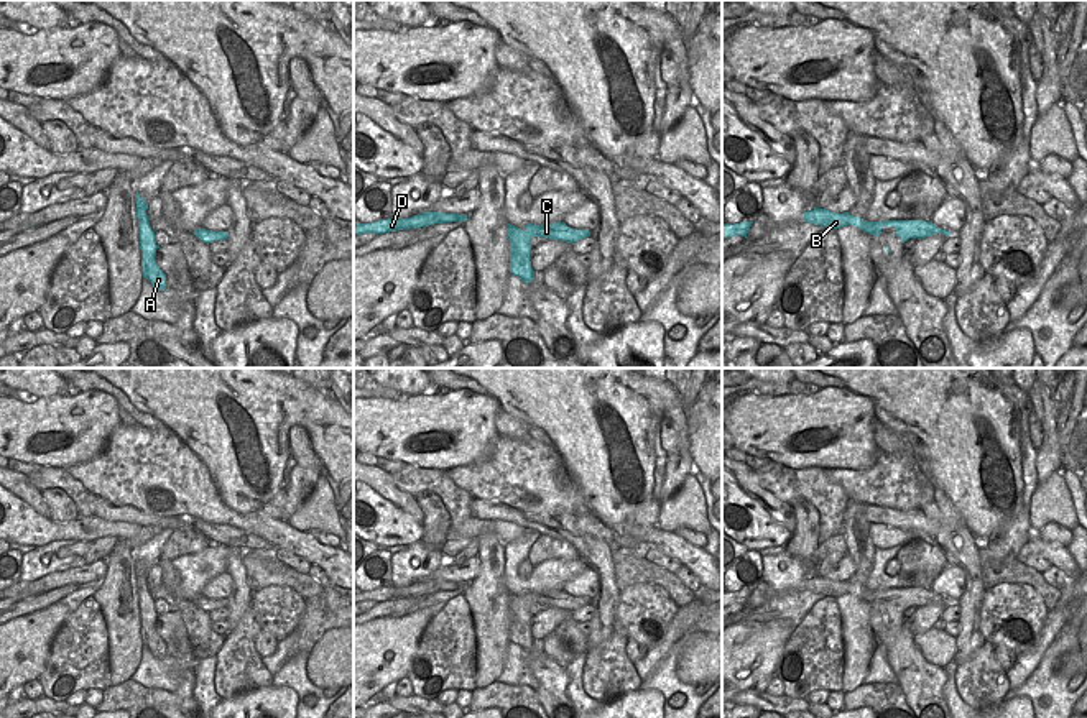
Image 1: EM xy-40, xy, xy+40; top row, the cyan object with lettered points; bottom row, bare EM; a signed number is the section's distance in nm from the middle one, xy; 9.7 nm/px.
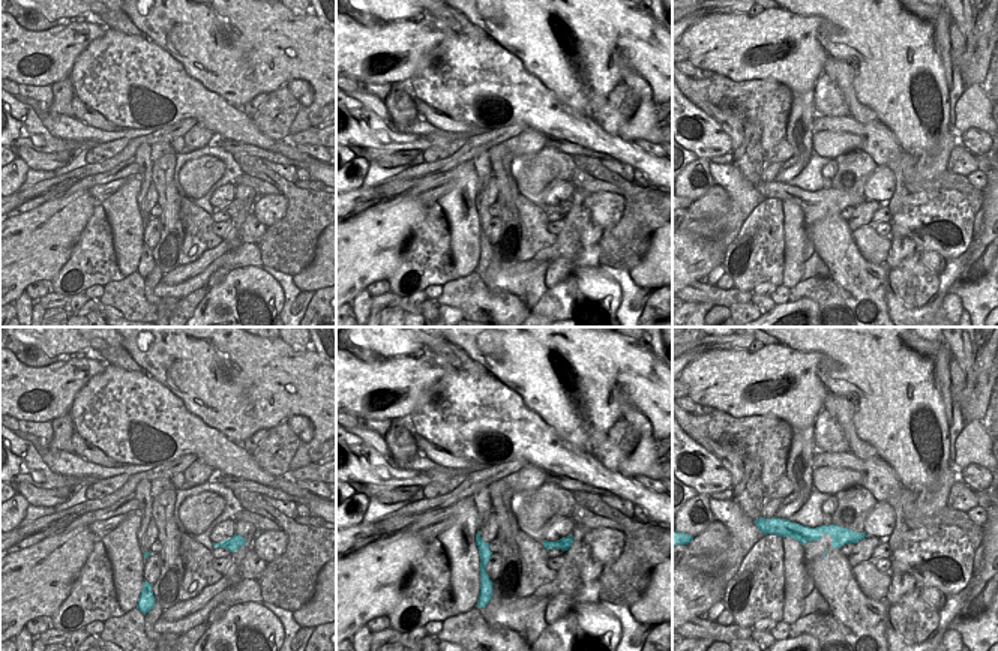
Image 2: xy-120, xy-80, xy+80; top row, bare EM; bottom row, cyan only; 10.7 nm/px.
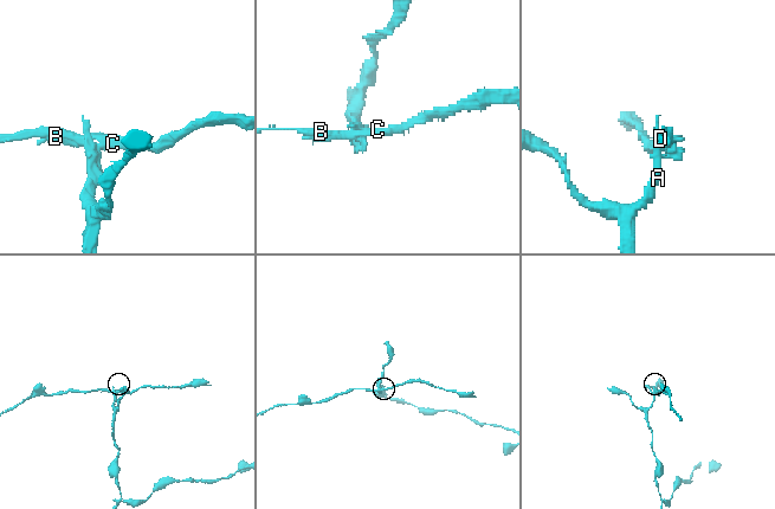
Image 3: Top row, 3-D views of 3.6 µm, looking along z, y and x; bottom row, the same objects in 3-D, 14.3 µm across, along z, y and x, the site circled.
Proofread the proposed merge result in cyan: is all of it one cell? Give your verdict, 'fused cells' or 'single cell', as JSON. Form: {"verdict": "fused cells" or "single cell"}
{"verdict": "fused cells"}

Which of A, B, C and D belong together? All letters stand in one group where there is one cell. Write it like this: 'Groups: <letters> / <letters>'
Groups: A / B C D

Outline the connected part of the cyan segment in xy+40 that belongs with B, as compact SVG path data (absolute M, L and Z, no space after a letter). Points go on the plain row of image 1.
M814 575L803 582L803 590L809 590L814 593L822 593L824 596L840 596L845 593L852 593L862 596L868 603L880 605L883 595L893 595L896 598L896 605L904 611L909 606L926 606L936 601L944 601L946 605L952 603L947 598L936 595L932 590L926 588L886 588L886 590L863 590L860 585L852 585L849 580L835 582L826 577Z

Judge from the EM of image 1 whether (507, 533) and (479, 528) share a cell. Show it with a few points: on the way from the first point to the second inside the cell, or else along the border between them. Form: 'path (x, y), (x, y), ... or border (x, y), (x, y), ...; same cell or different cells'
path (500, 529), (485, 528); same cell

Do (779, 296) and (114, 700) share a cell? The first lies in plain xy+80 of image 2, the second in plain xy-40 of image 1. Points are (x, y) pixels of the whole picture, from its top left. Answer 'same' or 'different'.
different

